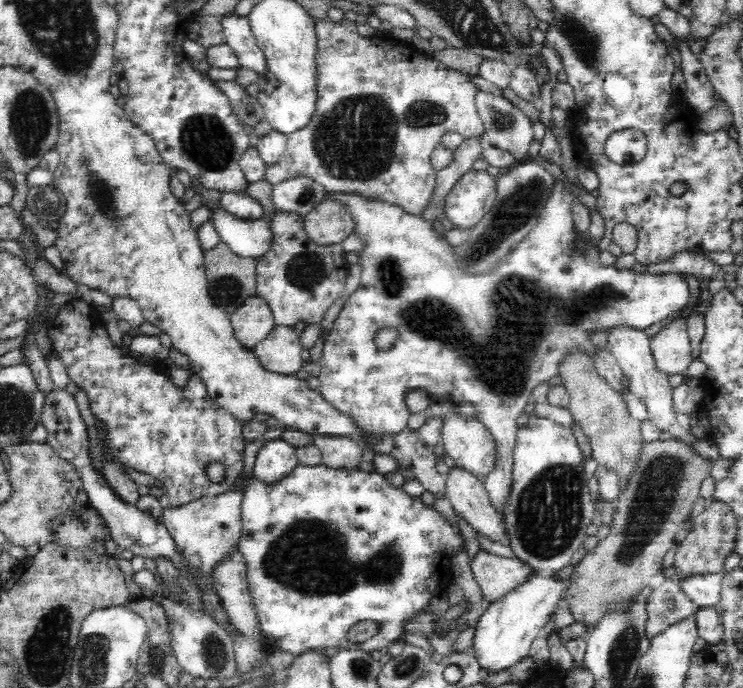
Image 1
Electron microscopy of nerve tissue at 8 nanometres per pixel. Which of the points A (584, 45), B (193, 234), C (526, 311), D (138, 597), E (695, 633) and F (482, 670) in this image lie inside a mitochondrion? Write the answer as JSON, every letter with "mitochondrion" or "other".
{"A":"mitochondrion","B":"other","C":"mitochondrion","D":"other","E":"other","F":"other"}

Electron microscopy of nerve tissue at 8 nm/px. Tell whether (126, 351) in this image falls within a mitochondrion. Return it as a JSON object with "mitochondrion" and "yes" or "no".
{"mitochondrion":"no"}

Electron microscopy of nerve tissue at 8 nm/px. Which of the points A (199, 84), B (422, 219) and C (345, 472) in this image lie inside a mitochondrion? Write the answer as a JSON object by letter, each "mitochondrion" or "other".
{"A":"other","B":"other","C":"other"}

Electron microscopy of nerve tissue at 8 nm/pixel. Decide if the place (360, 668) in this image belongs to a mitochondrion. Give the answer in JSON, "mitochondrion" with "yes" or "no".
{"mitochondrion":"yes"}

